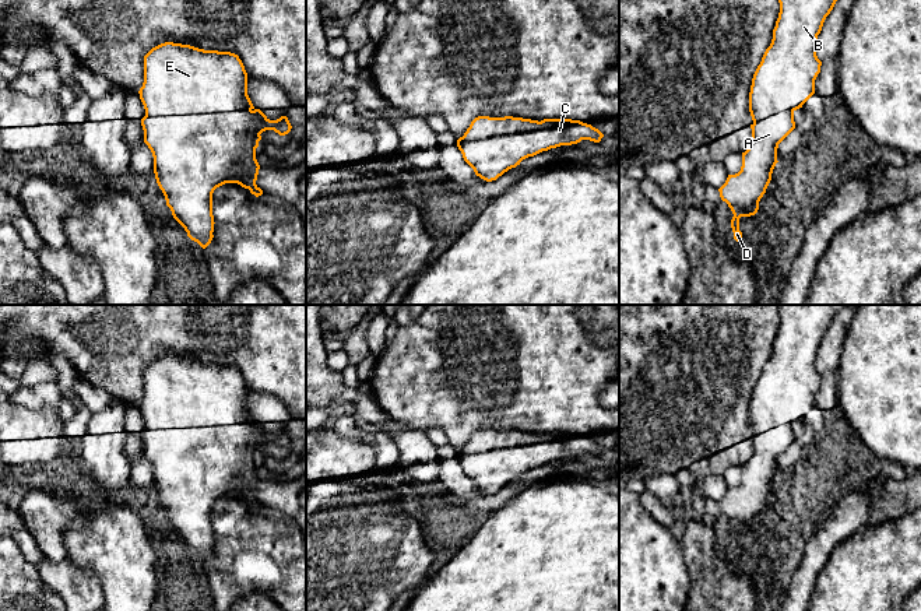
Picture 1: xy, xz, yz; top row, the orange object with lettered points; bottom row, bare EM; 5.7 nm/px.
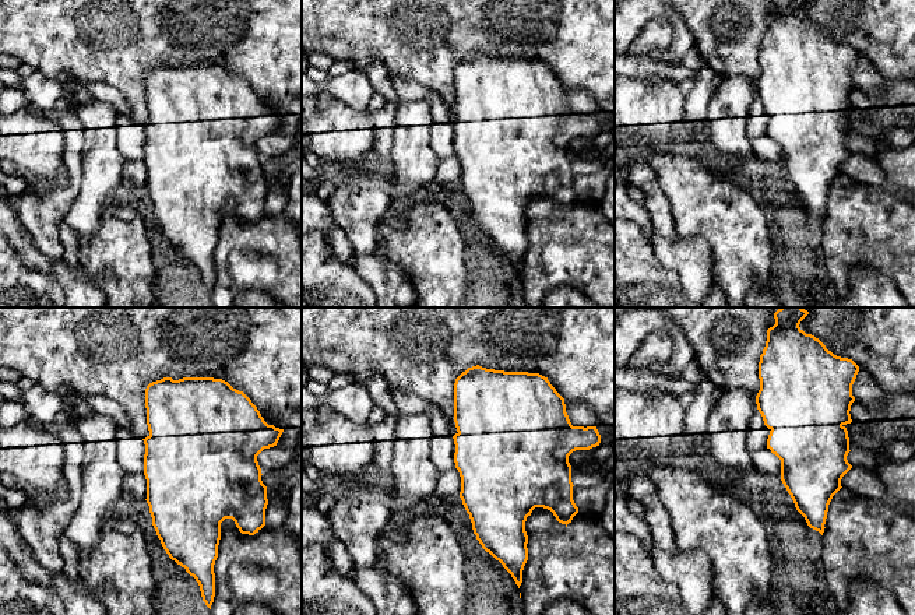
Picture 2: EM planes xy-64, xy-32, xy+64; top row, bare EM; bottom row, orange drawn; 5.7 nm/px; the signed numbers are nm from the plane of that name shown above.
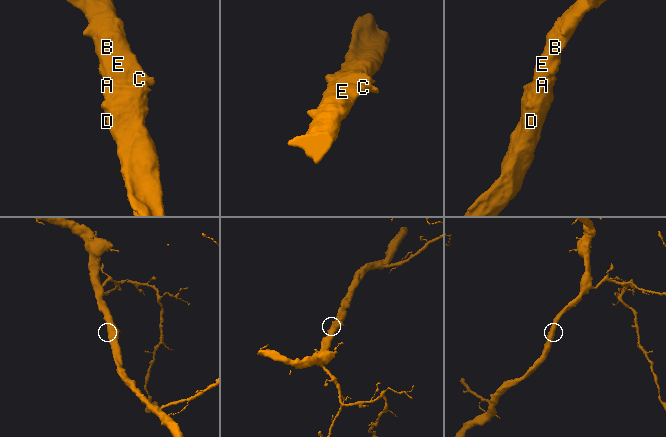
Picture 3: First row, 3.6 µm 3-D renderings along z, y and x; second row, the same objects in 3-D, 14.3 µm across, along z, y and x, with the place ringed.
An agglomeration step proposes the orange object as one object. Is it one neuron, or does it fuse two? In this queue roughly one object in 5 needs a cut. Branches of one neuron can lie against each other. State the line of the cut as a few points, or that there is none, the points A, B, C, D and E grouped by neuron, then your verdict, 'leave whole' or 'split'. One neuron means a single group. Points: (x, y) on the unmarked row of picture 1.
no cut; A B C D E; leave whole

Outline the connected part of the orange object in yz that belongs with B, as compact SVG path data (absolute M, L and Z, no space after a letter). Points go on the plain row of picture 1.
M781 305L780 326L773 343L773 352L757 379L749 405L749 425L753 436L752 456L742 466L742 480L735 488L728 488L718 502L720 510L728 517L734 530L731 541L734 552L742 551L739 531L755 529L759 515L766 506L777 474L778 457L795 442L794 425L815 407L815 393L822 375L816 369L818 348L836 315L846 305Z

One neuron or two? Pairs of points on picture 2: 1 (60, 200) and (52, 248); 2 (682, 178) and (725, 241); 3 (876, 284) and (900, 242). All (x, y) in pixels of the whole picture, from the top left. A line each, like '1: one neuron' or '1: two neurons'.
1: one neuron
2: one neuron
3: two neurons

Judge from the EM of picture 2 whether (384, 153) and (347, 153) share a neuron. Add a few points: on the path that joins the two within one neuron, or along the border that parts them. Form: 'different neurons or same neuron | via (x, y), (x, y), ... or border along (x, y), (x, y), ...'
different neurons | border along (373, 130), (375, 147)

